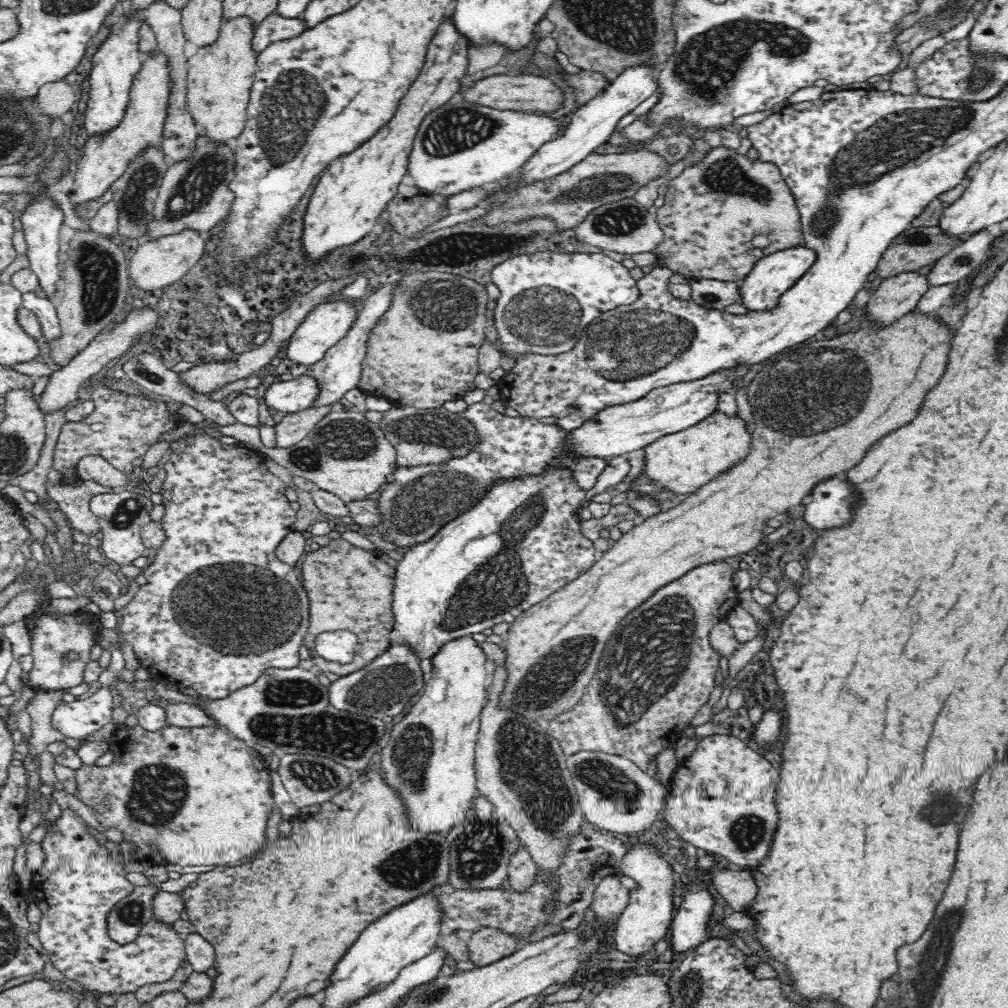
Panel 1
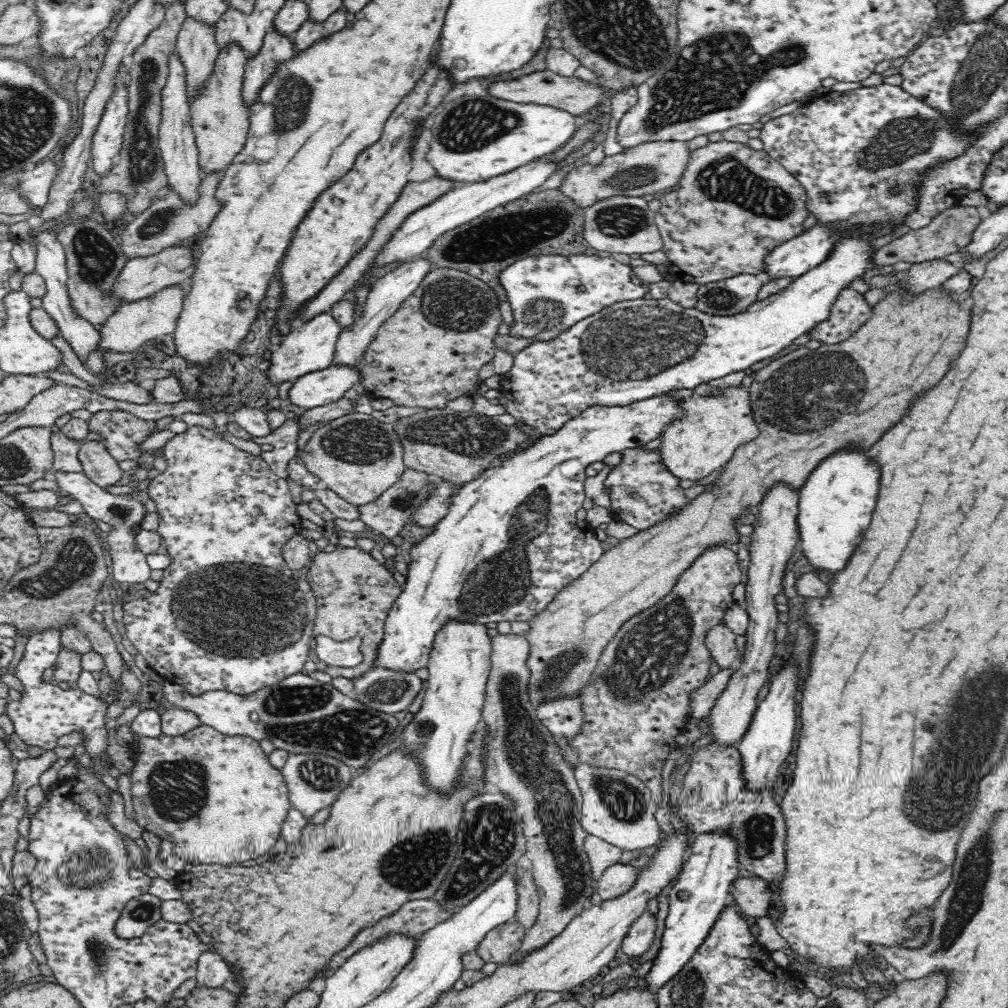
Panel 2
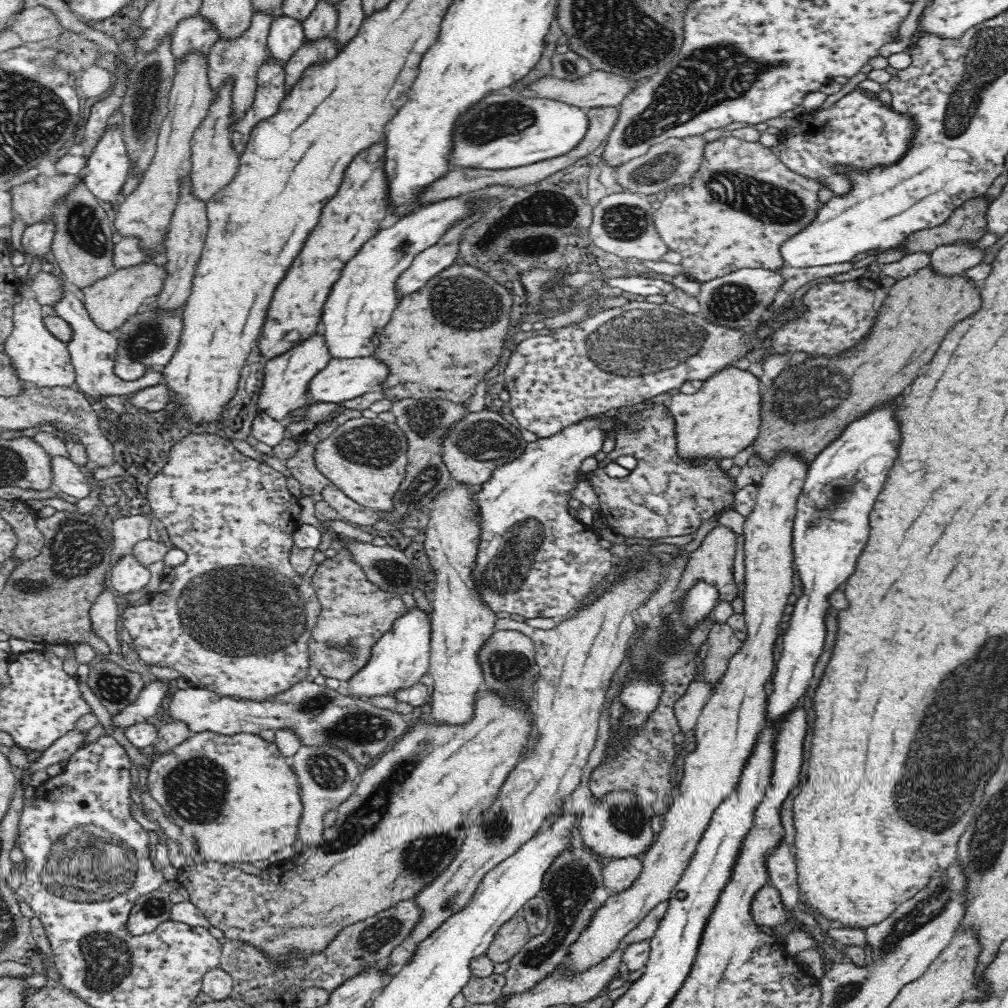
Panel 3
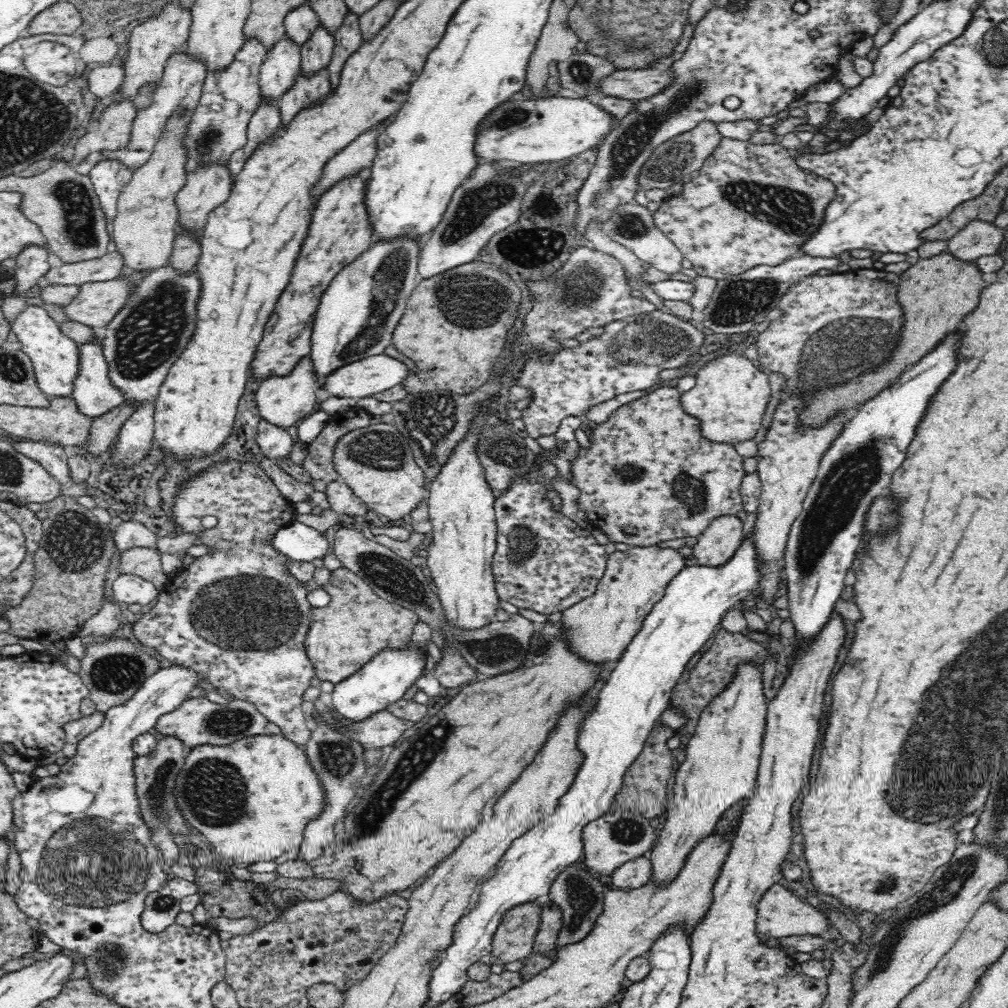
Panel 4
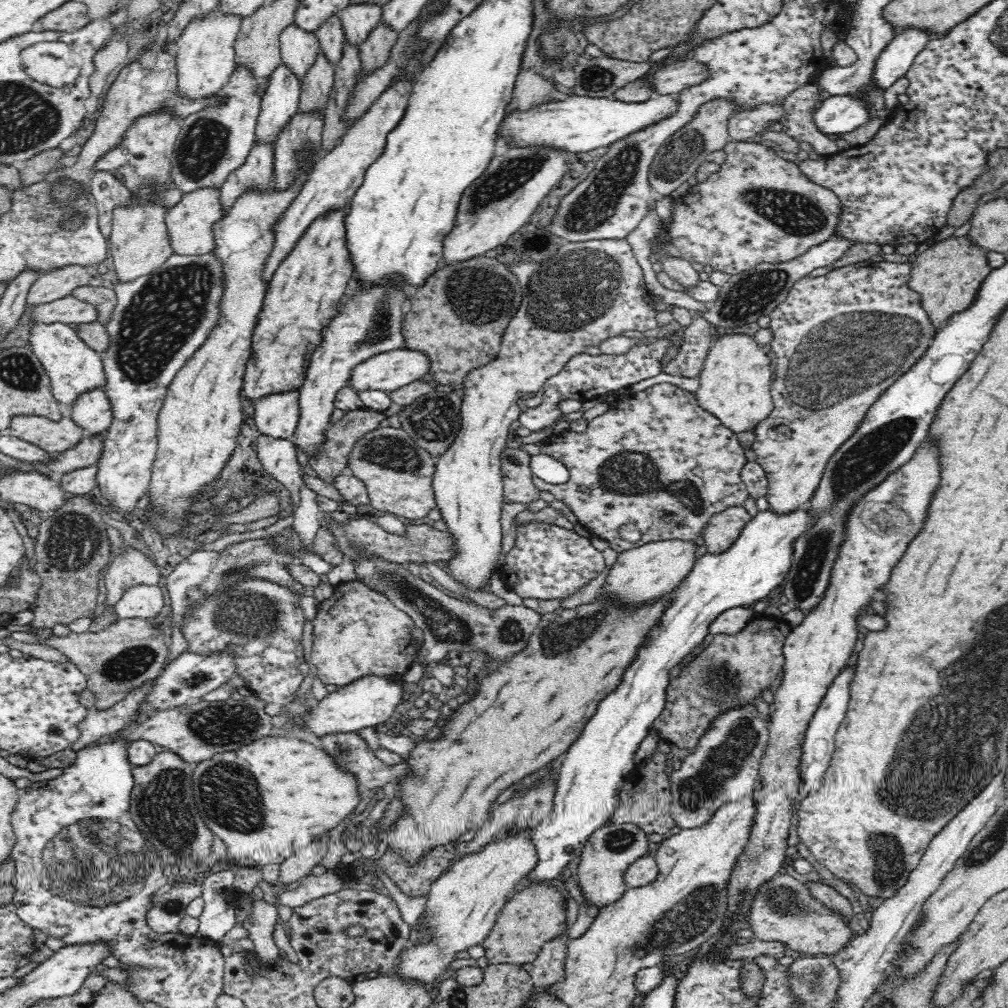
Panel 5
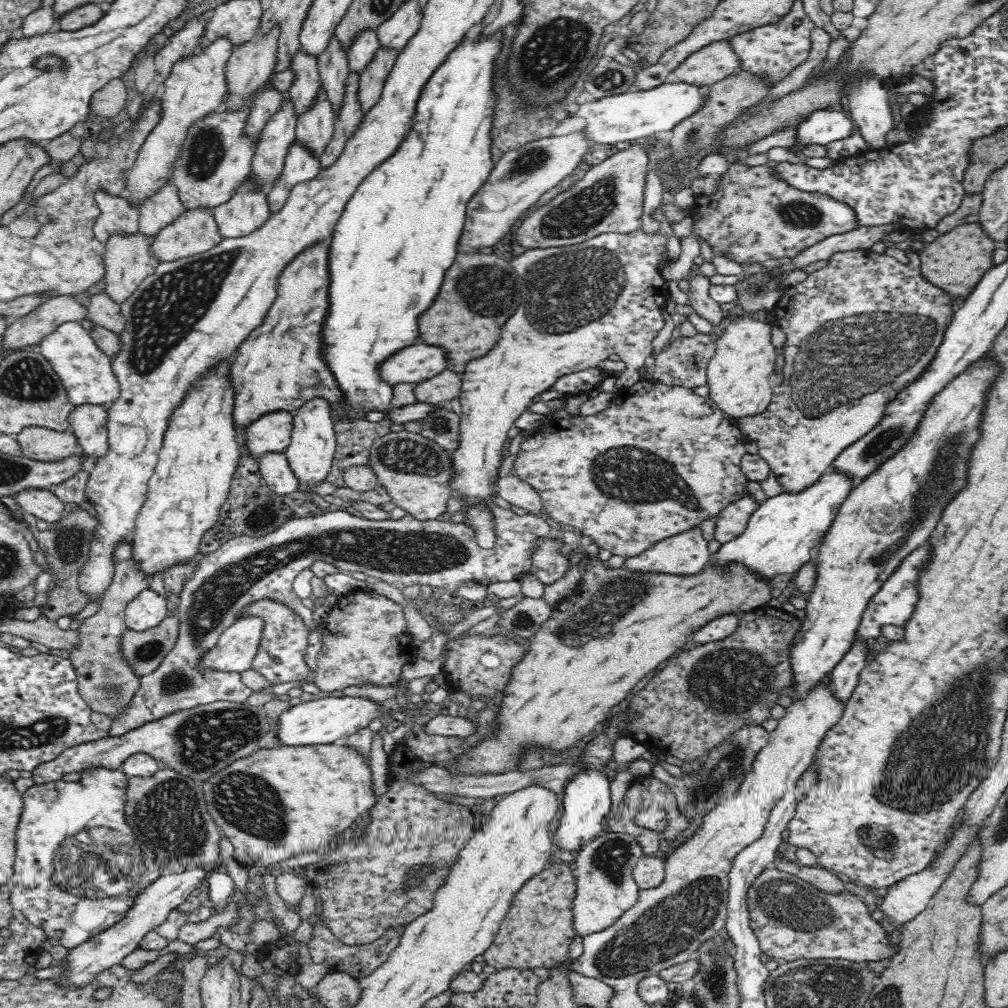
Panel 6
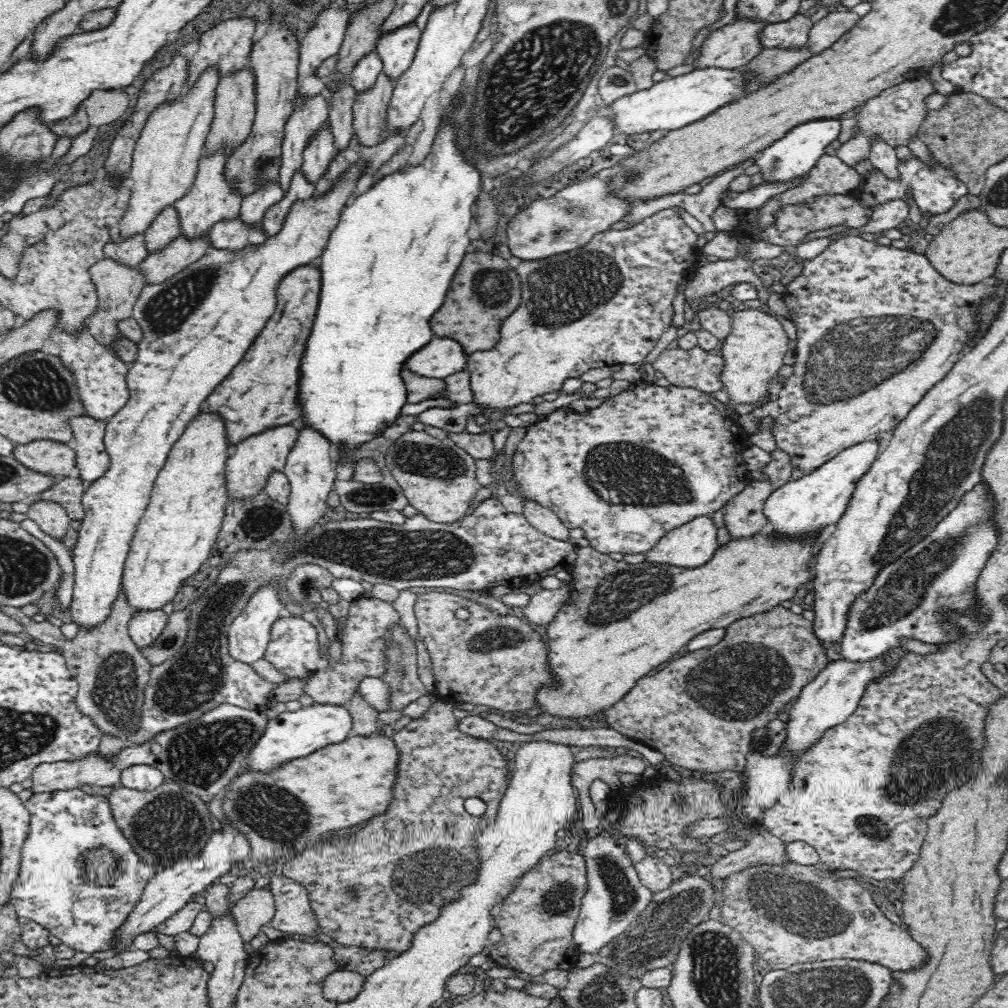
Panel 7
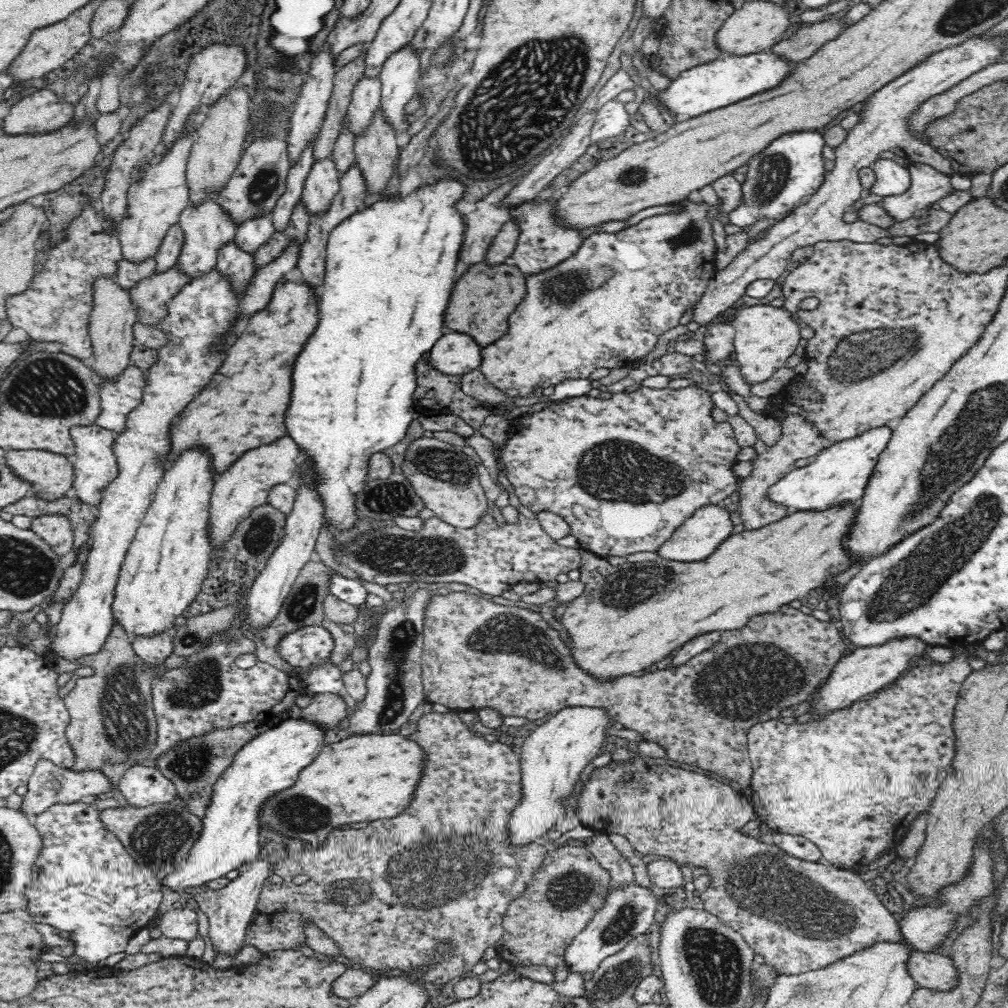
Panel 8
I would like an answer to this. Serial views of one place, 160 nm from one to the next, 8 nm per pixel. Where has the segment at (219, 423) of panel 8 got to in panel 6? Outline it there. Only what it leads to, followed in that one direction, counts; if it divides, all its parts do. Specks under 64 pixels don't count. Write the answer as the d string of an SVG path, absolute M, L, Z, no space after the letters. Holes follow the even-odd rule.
M330 240L316 242L304 248L294 260L284 268L278 279L277 294L264 316L262 324L256 326L248 338L239 344L233 363L231 364L231 383L235 390L233 419L237 428L244 428L258 420L266 412L274 410L298 410L306 400L321 396L328 402L345 403L343 388L337 383L333 372L325 362L325 342L323 330L327 314L329 313L329 286L331 280L329 261Z

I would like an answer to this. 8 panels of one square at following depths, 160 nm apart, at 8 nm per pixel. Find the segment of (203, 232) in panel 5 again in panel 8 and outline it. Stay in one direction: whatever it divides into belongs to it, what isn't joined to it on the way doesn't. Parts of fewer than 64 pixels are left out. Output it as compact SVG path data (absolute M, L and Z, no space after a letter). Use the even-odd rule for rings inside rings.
M177 264L165 272L156 270L142 278L131 288L132 300L137 304L138 320L144 324L154 324L166 316L166 302L190 282L190 276L182 272Z

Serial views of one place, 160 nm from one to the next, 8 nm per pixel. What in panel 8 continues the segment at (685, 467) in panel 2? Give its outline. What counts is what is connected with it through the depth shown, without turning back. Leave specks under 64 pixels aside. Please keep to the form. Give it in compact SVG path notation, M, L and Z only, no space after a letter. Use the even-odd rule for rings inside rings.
M755 305L738 309L736 318L731 322L735 328L734 354L740 373L750 386L764 382L784 366L786 358L794 354L798 348L798 323L790 319L790 314L784 307L770 305Z

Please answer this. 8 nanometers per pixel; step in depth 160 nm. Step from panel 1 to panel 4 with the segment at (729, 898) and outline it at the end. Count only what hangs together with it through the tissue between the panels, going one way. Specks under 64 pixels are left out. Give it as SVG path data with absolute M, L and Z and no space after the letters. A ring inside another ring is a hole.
M776 883L765 891L764 896L757 904L757 932L768 934L768 936L775 936L776 939L787 936L798 936L798 934L815 934L816 936L827 935L828 915L815 904L813 901L802 901L797 898L787 885L783 883Z

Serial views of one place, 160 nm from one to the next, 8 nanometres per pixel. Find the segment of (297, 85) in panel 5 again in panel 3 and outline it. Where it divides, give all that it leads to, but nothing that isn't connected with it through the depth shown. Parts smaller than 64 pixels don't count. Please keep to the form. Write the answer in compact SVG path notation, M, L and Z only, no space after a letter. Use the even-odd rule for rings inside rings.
M279 15L274 18L267 36L269 55L286 64L288 60L303 46L306 35L304 26L296 18Z

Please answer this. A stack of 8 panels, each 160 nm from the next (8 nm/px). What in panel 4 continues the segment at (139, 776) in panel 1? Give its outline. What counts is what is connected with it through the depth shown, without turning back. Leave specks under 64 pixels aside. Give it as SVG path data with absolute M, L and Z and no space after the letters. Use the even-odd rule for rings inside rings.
M282 735L244 736L228 746L201 745L187 751L184 770L174 778L174 801L188 825L196 828L211 845L211 859L231 864L275 860L284 852L301 846L306 824L324 808L324 792L308 764L303 747ZM236 794L236 802L222 802Z

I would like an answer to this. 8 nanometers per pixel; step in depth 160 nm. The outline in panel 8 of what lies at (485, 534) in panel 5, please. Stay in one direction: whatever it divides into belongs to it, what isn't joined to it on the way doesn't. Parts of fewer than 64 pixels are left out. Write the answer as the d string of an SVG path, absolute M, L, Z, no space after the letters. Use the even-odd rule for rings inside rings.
M682 201L681 213L669 213L652 216L642 219L635 225L630 225L620 232L592 233L584 239L580 248L567 260L560 262L556 267L546 268L542 272L526 275L526 296L524 300L514 309L514 312L507 318L508 330L496 342L483 347L480 350L479 369L492 387L506 394L506 397L518 398L522 396L533 396L538 391L546 387L555 387L564 379L588 379L590 373L596 368L622 368L630 366L634 361L638 361L652 352L656 348L656 343L660 335L678 326L682 314L694 306L705 293L709 280L717 272L715 267L715 257L719 253L712 238L712 218L708 219L708 209L711 207L706 203L694 203L694 201Z

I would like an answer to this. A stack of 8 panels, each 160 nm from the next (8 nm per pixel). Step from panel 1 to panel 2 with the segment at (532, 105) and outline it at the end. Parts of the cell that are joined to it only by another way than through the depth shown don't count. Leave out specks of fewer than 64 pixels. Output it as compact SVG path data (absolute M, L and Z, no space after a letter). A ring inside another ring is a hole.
M546 68L543 71L535 71L533 73L522 75L518 78L508 80L494 81L486 88L486 93L500 100L508 100L518 104L534 103L538 105L548 105L550 107L564 109L574 116L581 116L595 107L606 107L607 97L604 97L605 87L600 85L592 85L582 82L575 77L567 77L556 74Z

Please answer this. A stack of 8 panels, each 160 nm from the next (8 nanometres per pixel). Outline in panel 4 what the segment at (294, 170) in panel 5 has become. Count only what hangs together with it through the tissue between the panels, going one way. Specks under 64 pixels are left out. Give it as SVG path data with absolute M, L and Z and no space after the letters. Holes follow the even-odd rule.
M327 66L308 76L300 70L298 76L294 78L294 84L280 96L278 101L282 114L281 125L288 125L302 108L306 108L314 100L322 100L332 88Z

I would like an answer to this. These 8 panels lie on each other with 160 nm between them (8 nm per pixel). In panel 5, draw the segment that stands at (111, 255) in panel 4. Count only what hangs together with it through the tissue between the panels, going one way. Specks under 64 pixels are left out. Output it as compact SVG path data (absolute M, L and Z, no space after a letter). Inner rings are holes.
M71 265L42 273L38 280L30 286L26 301L28 305L39 305L64 298L70 295L74 288L88 285L97 274L102 275L98 271L105 269L107 268L102 266L82 267Z

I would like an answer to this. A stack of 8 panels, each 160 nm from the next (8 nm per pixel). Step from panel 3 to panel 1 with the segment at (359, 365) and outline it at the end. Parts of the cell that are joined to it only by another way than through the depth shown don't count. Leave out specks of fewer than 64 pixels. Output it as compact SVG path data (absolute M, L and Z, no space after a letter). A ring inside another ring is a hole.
M304 374L288 381L272 382L264 388L261 400L267 405L268 410L292 414L310 408L316 396L318 396L316 380Z

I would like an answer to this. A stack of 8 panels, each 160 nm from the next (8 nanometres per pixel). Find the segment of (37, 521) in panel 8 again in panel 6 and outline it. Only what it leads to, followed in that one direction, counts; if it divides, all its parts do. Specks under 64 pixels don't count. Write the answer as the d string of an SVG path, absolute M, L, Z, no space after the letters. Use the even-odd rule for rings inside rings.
M27 489L9 496L26 513L42 518L47 523L58 523L69 507L49 489Z

